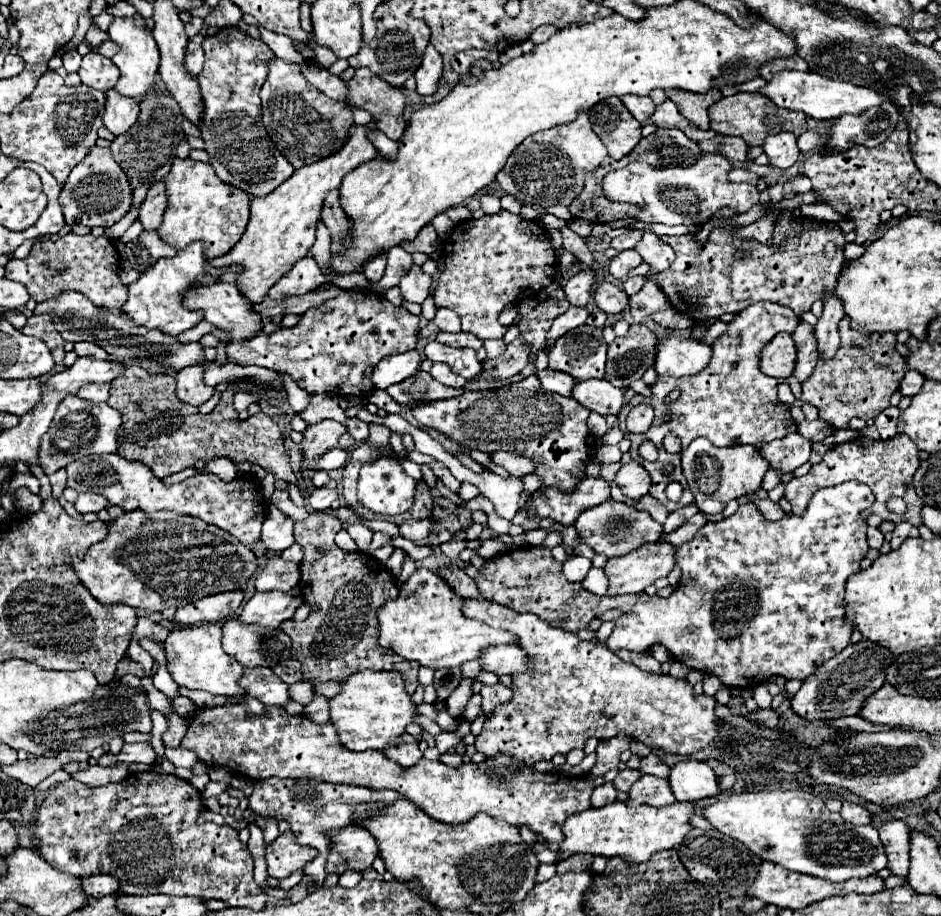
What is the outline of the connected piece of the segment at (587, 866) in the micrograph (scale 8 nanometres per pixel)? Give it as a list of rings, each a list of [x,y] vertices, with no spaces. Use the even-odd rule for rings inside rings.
[[[574,854],[572,858],[562,860],[560,864],[556,864],[556,868],[558,868],[558,874],[566,874],[566,872],[570,872],[570,870],[574,870],[574,872],[588,870],[588,872],[592,872],[592,860],[594,860],[594,856]]]

